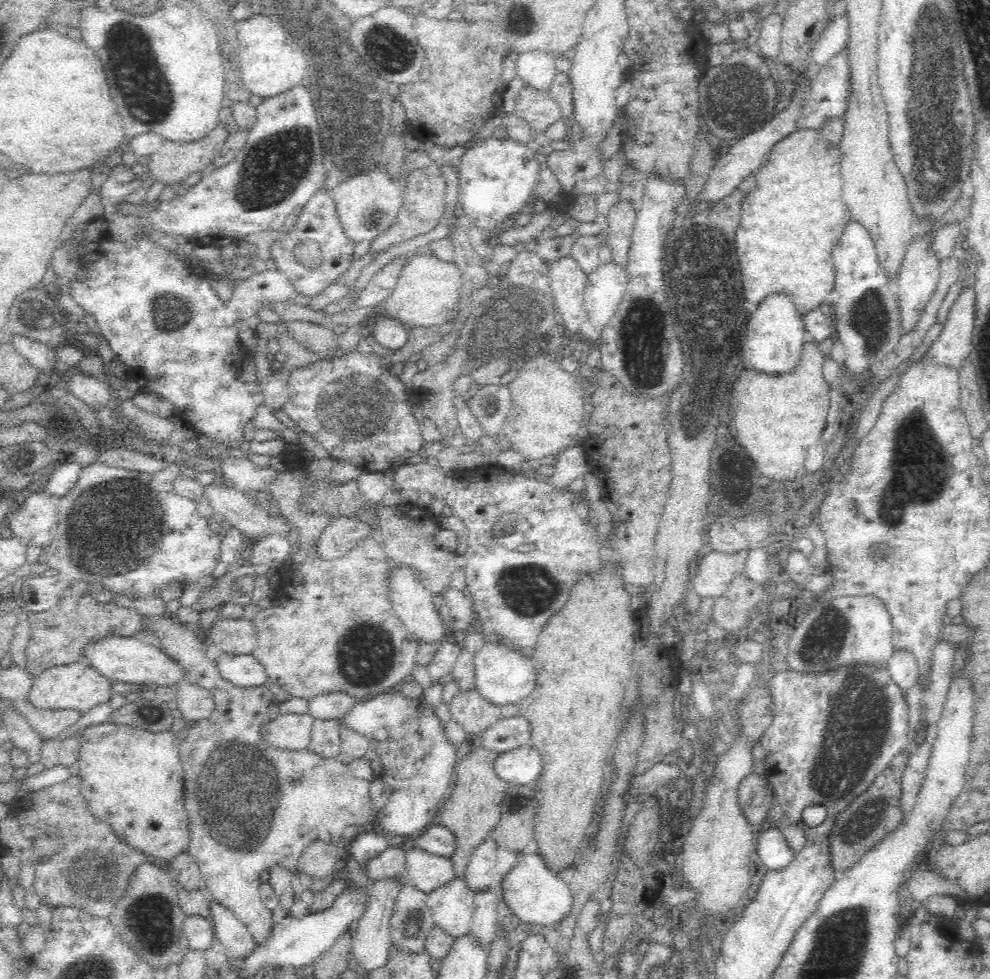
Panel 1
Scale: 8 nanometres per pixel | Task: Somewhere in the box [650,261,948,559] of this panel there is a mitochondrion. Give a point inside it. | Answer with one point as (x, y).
(919, 477)

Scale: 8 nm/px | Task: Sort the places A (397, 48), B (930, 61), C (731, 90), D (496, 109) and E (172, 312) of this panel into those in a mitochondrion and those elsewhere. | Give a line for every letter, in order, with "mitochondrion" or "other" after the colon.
A: mitochondrion
B: mitochondrion
C: mitochondrion
D: other
E: mitochondrion

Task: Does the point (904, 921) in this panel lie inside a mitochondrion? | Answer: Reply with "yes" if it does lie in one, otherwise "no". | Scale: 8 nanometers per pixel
no

